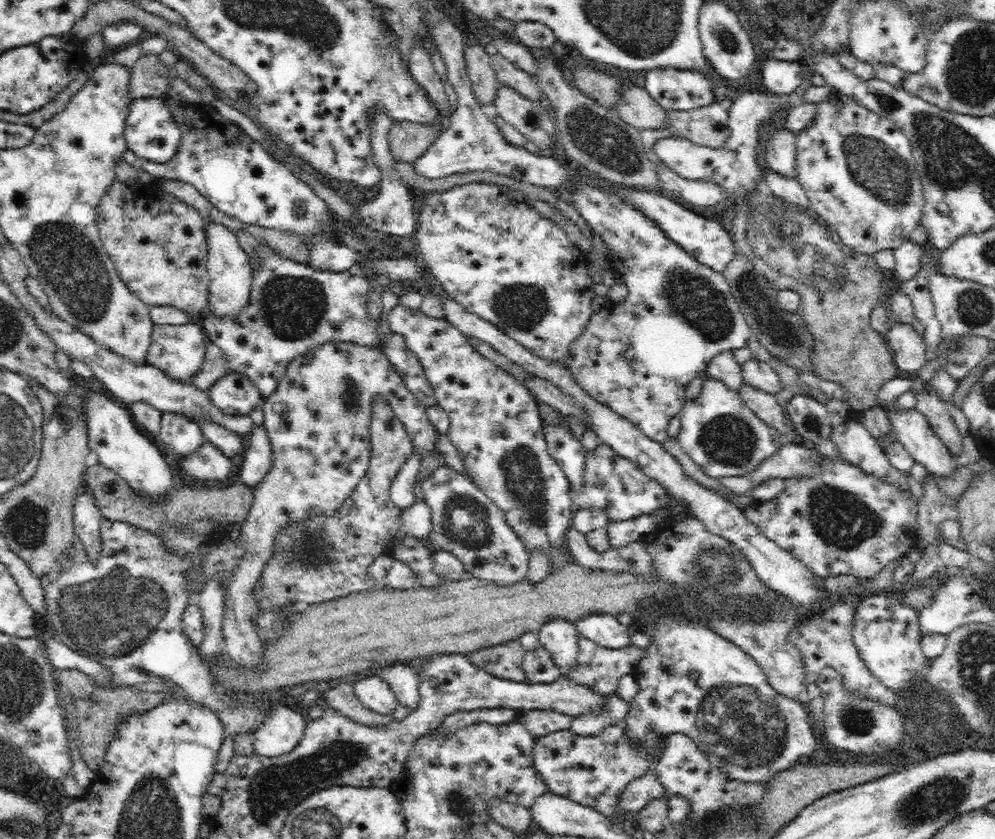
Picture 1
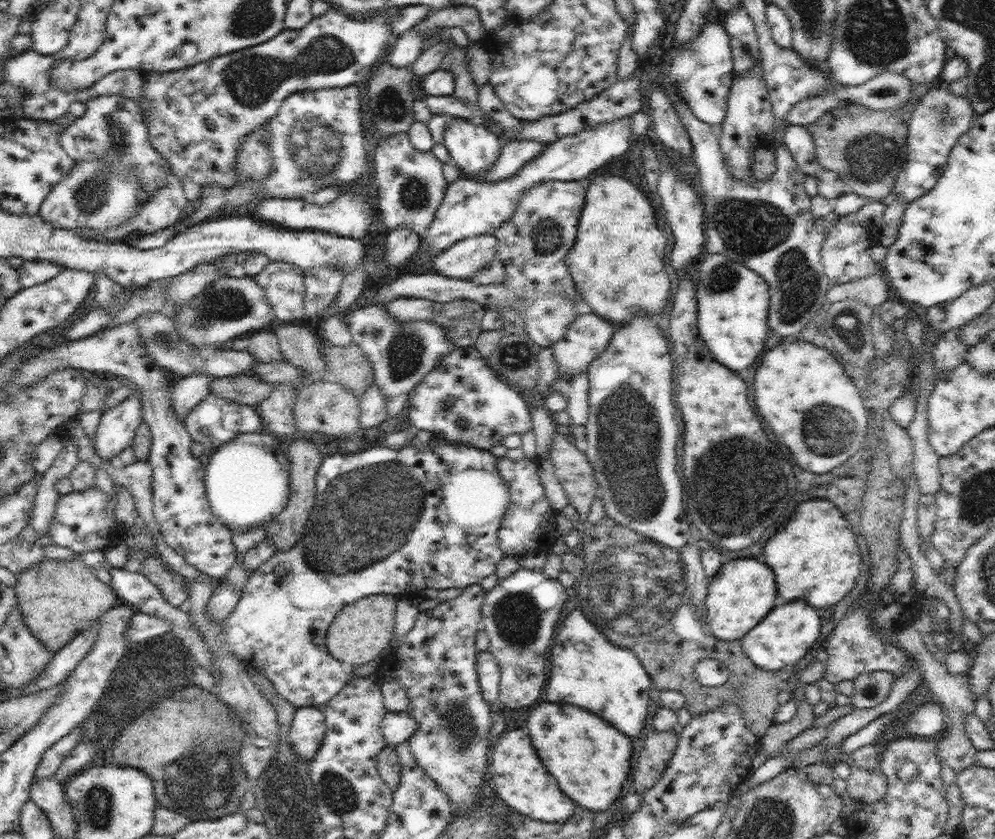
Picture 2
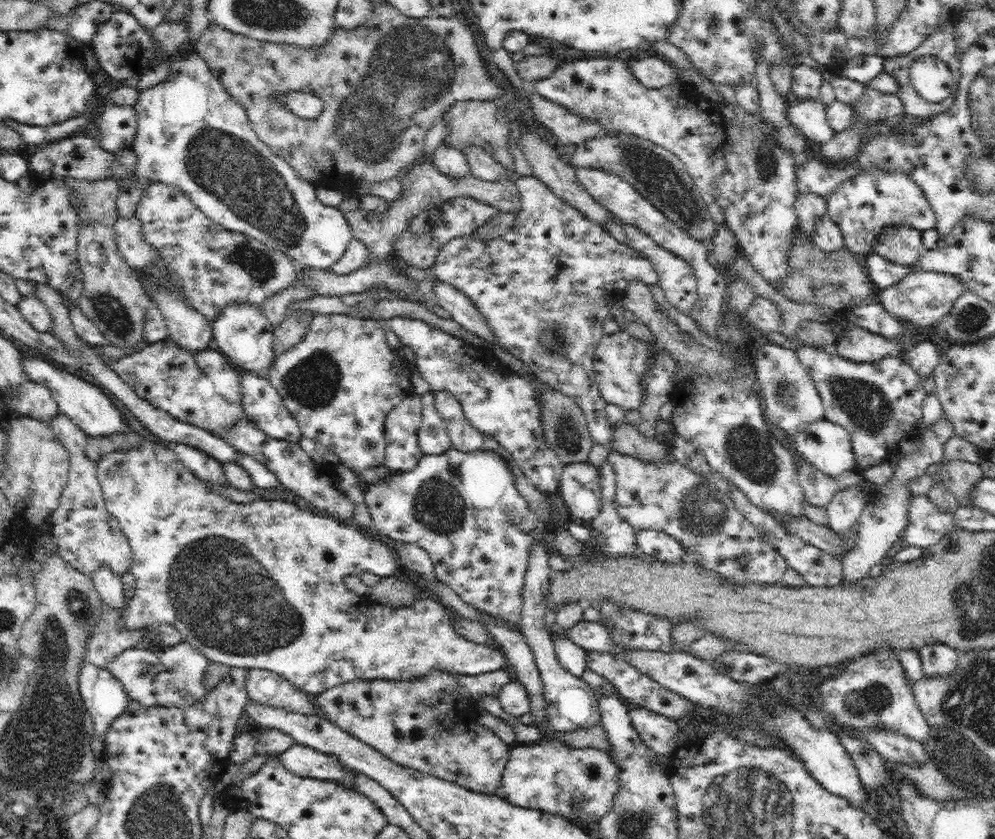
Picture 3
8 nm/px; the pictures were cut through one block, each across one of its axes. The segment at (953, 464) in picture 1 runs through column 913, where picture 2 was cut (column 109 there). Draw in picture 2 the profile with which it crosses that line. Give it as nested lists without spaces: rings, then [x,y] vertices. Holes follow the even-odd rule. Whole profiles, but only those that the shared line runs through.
[[[136,390],[115,407],[102,413],[94,446],[98,456],[104,459],[117,458],[118,454],[133,443],[136,430],[143,422],[143,406]]]

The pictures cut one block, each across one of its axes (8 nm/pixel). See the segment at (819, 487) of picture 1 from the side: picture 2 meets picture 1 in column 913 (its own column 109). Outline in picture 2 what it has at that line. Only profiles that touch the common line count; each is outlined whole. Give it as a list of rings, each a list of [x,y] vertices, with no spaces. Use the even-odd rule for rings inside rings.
[[[95,486],[84,491],[72,491],[60,496],[56,504],[56,514],[50,524],[48,535],[53,544],[66,546],[75,553],[93,550],[110,550],[123,540],[128,541],[132,530],[115,518],[115,502],[104,490]]]

